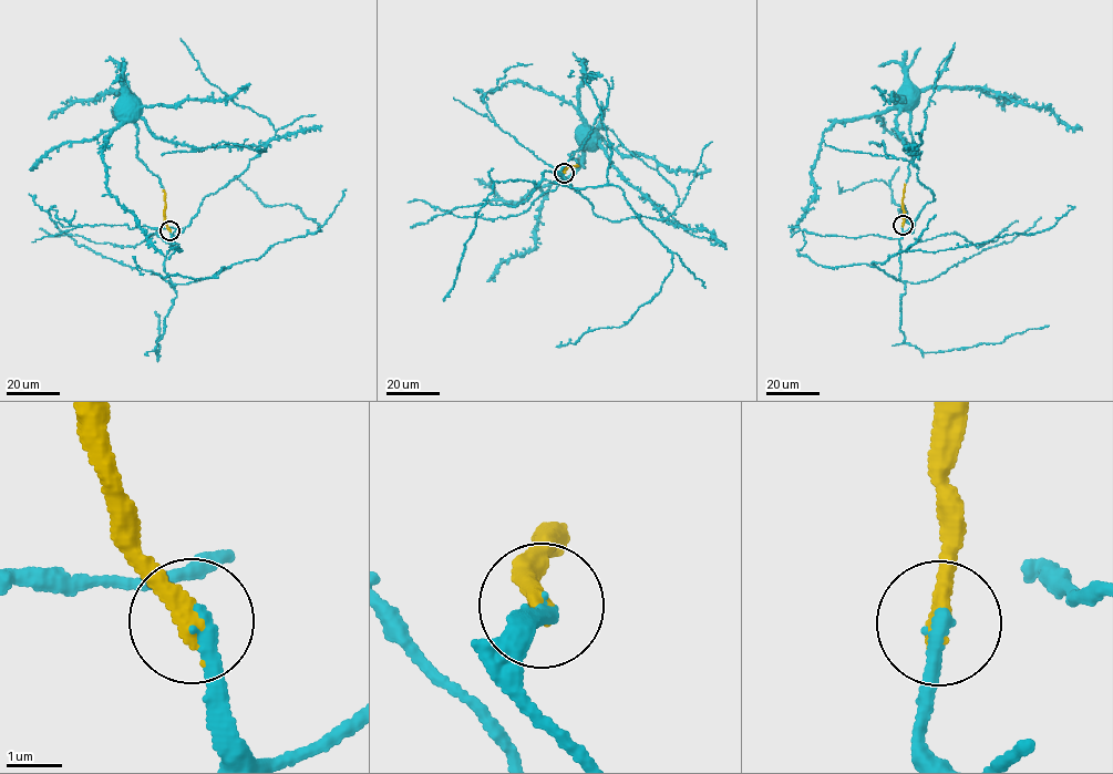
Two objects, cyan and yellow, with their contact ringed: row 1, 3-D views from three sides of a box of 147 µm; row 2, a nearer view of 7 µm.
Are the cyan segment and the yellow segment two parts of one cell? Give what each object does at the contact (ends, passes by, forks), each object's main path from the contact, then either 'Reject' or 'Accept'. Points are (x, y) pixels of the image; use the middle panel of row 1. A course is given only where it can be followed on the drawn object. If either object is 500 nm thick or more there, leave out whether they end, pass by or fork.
At the ring cyan ends. At the ring yellow ends. Course of cyan: (564, 172), (597, 216), (612, 222), (667, 218), (677, 224), (627, 184), (596, 141), (595, 130), (586, 127). Course of yellow: (564, 172), (567, 167), (577, 165). Accept

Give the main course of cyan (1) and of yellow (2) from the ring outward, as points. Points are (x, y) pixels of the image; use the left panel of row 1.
1: (169, 230), (173, 237), (183, 231), (204, 197), (238, 177), (268, 141), (175, 144), (121, 107)
2: (169, 230), (164, 215), (163, 189)

